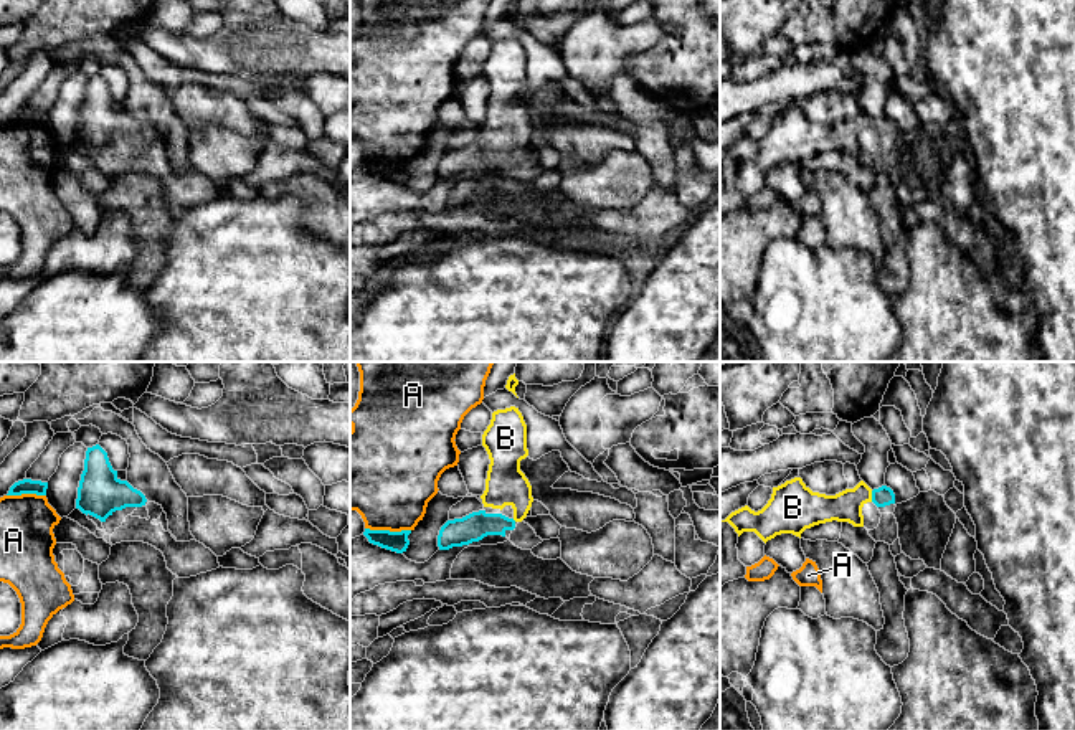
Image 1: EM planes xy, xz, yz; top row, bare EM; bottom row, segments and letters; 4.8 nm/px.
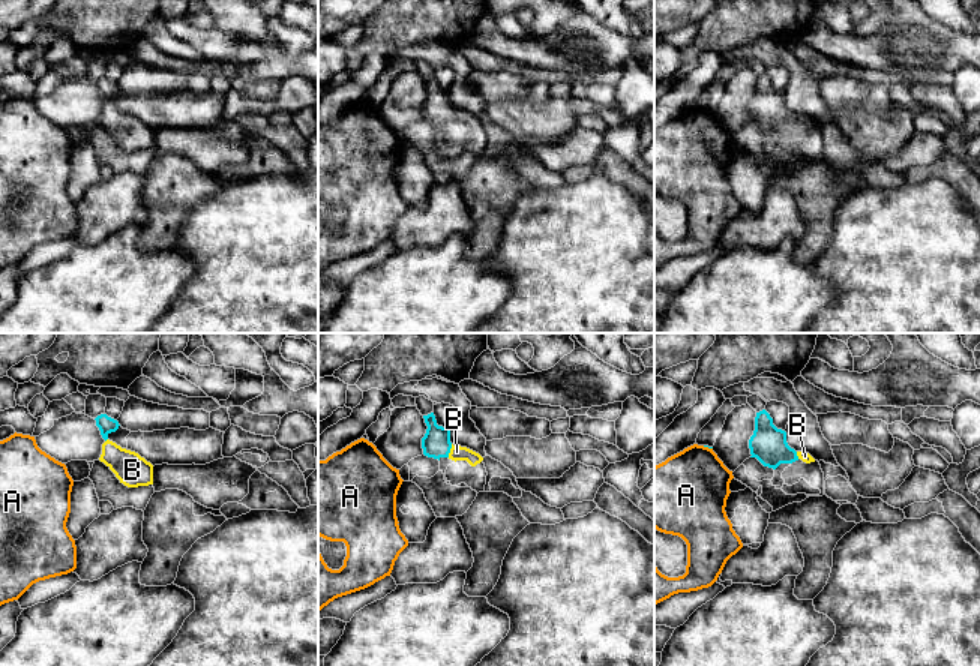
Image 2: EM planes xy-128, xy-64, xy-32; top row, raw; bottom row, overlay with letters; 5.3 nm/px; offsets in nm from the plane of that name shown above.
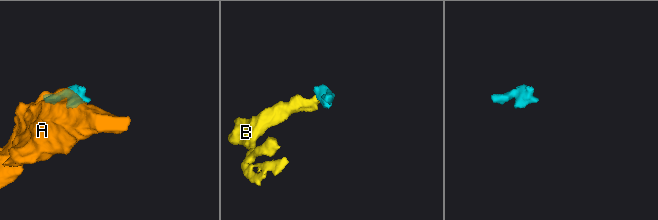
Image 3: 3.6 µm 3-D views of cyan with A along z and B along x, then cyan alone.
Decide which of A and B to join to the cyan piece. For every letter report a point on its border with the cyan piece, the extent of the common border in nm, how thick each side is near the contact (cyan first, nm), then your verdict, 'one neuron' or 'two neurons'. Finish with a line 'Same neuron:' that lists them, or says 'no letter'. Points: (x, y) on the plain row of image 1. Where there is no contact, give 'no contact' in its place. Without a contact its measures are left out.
A: xz (388, 161) | 220 nm | 100/440 nm | two neurons
B: yz (872, 126) | 60 nm | 100/150 nm | one neuron
Same neuron: B

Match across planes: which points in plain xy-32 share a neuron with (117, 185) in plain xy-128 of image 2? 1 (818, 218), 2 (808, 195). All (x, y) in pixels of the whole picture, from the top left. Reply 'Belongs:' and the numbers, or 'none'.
Belongs: none

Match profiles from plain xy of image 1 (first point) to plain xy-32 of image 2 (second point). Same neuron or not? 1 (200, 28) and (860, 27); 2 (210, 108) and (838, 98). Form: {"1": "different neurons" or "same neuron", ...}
{"1": "same neuron", "2": "same neuron"}

